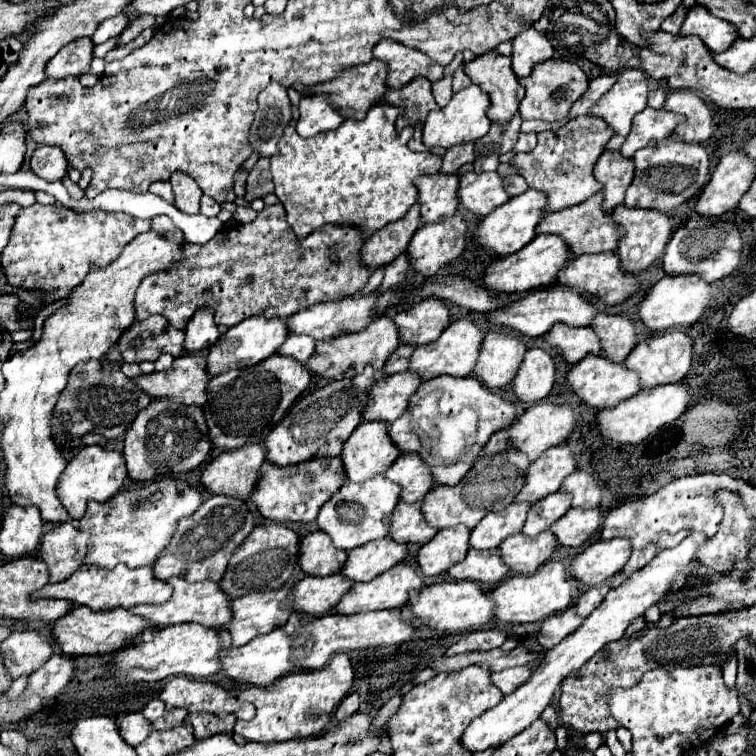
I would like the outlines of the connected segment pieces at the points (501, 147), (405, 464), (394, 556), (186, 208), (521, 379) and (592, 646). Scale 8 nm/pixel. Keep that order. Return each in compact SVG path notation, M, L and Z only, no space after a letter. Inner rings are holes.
M515 115L511 123L507 125L491 125L489 133L475 141L475 171L495 171L499 165L499 157L507 151L513 149L519 137L519 127L521 127L521 117Z
M403 453L389 469L387 479L401 485L401 499L407 503L421 501L435 487L429 465L419 453Z
M391 537L369 541L359 549L349 551L349 559L341 573L351 581L371 581L407 557L407 545Z
M181 171L173 173L169 181L171 181L173 193L175 193L175 207L189 215L199 213L199 199L203 195L201 187L187 173L181 173Z
M527 349L517 377L509 385L523 403L545 399L555 385L555 361L545 349Z
M691 533L691 535L687 535L677 547L661 551L643 569L635 571L619 587L611 589L607 593L605 601L583 621L583 625L575 633L571 633L559 645L555 645L553 649L549 649L545 653L543 661L533 669L531 677L515 693L505 695L497 707L485 711L477 719L473 719L473 723L463 733L461 743L469 751L485 751L487 747L499 745L503 741L509 741L511 737L515 737L517 733L521 733L523 729L527 729L545 711L545 707L553 701L555 691L561 687L563 679L567 679L571 673L579 671L583 667L583 663L589 661L601 647L605 647L611 641L621 639L621 635L627 631L627 627L631 625L631 621L635 617L643 615L647 607L655 605L659 599L663 599L665 595L671 593L669 589L671 589L673 577L679 575L679 573L683 573L685 569L689 569L691 563L697 563L699 561L697 559L697 549L705 541L707 541L707 535L705 533Z

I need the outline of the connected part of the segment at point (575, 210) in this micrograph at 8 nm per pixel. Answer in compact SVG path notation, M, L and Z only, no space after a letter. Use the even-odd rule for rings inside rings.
M597 193L593 197L589 197L585 203L575 205L575 207L567 207L563 211L557 213L549 213L541 219L539 223L539 233L553 233L559 235L567 241L567 245L571 245L571 251L575 255L583 255L583 253L603 253L603 251L615 251L621 237L623 237L623 229L615 223L613 213L607 213L601 209L601 201L603 201L603 193Z

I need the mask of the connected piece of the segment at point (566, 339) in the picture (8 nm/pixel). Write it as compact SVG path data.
M555 323L555 327L547 333L545 339L565 357L567 363L573 365L589 353L601 353L601 341L591 327L567 327L563 323Z

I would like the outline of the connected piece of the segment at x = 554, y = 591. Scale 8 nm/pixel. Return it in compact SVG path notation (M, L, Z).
M549 561L541 565L533 575L515 575L505 579L493 589L495 621L505 623L535 623L543 621L553 613L565 611L571 603L573 581L567 577L567 569L561 561Z

